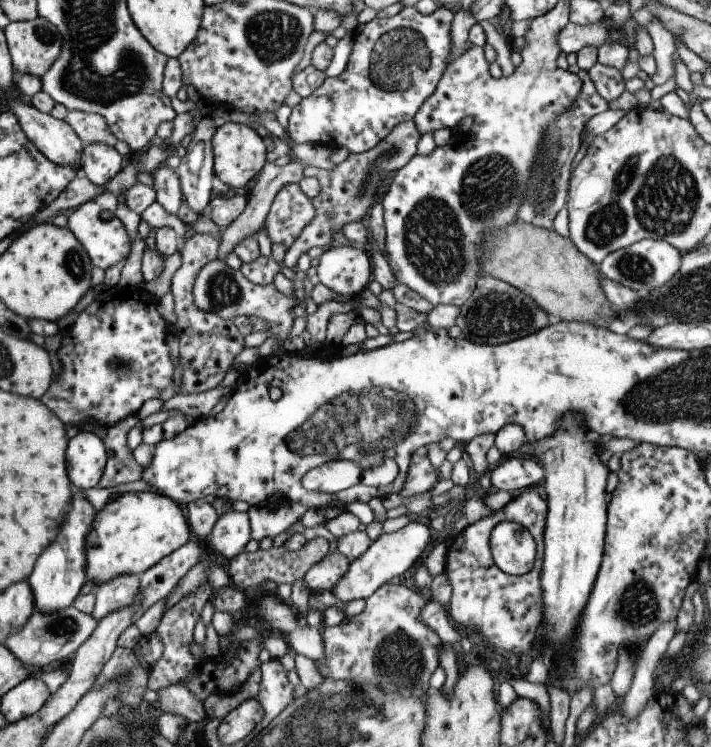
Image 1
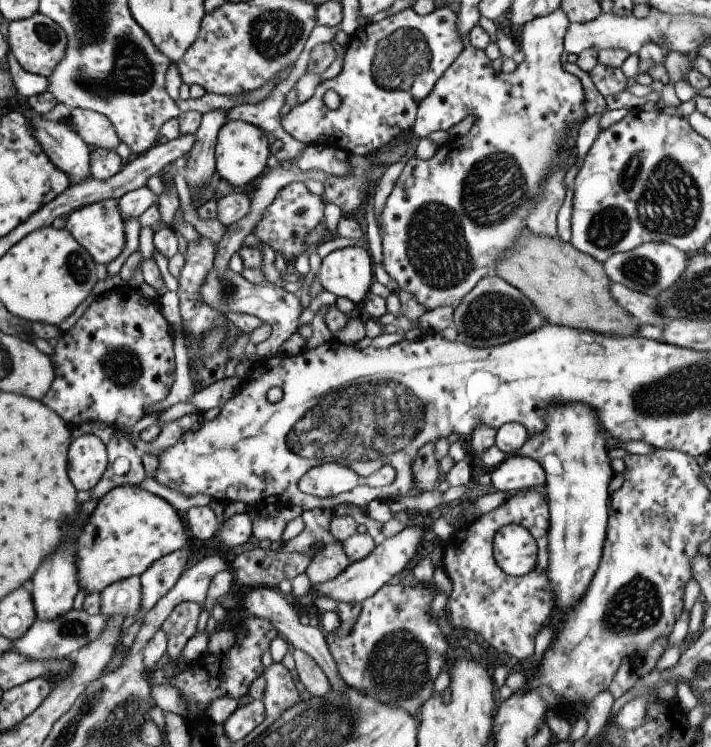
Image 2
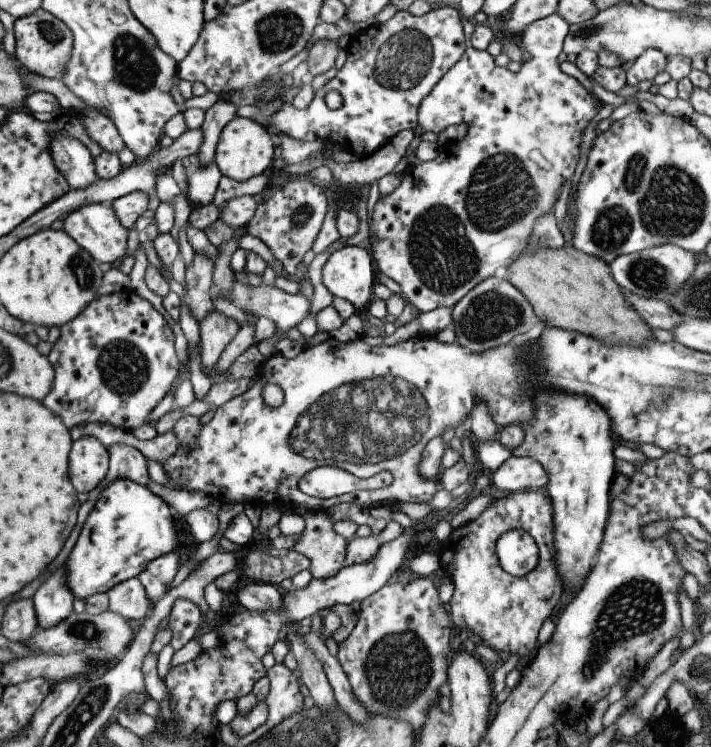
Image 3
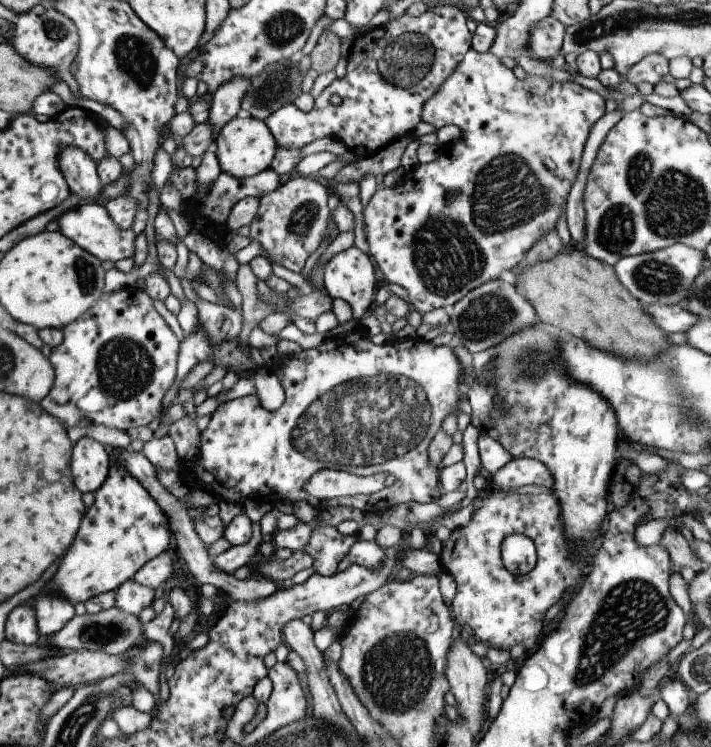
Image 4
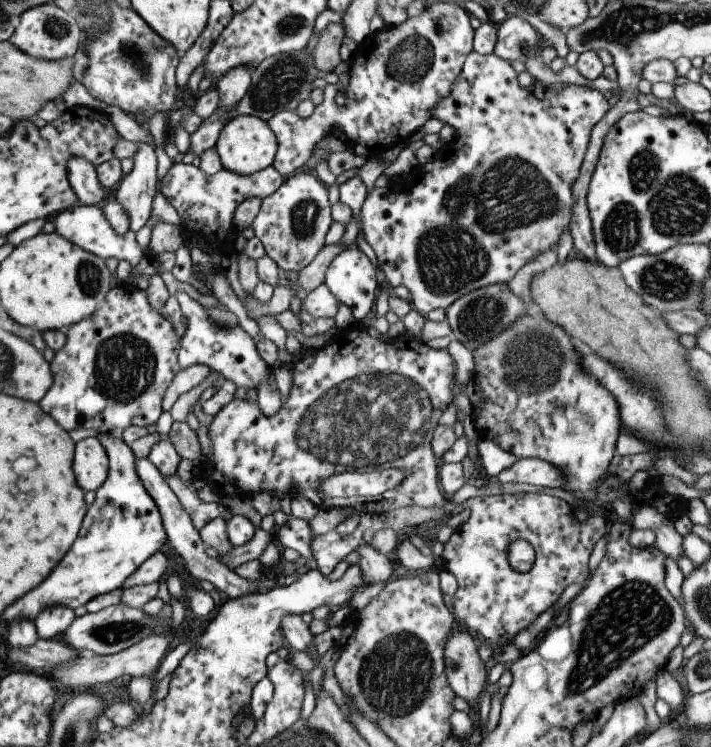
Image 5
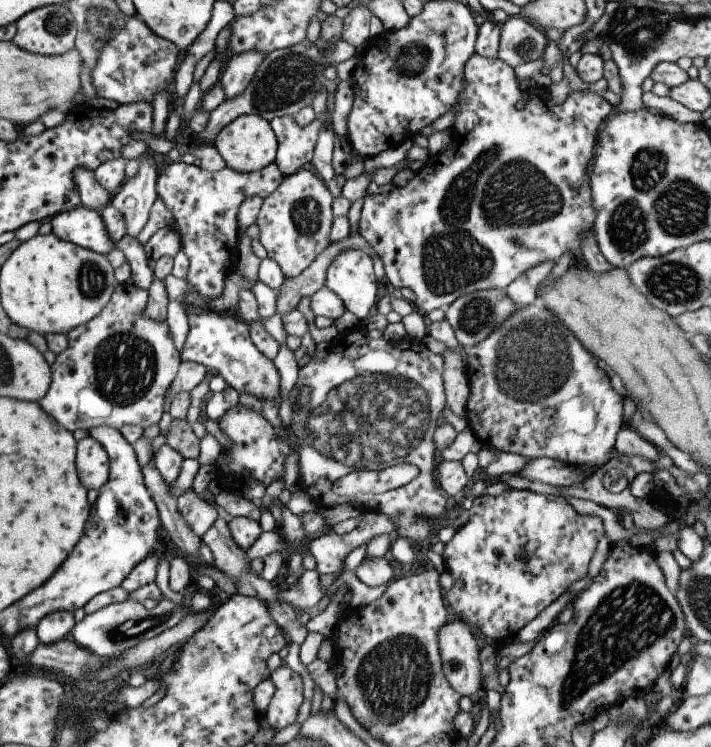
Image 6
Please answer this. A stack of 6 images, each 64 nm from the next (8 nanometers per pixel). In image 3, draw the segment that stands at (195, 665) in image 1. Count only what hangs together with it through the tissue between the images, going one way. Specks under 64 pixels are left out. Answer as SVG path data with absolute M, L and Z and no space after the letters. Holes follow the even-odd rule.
M178 598L174 601L168 627L172 629L173 636L169 642L175 651L182 648L196 636L196 630L203 621L199 606L191 600Z

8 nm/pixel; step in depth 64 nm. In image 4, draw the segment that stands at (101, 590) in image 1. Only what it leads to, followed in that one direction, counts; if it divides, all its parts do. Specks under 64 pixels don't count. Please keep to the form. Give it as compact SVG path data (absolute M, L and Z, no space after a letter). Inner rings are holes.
M130 580L121 584L116 590L116 606L125 613L140 615L144 613L147 606L155 600L153 588L139 585L136 581Z

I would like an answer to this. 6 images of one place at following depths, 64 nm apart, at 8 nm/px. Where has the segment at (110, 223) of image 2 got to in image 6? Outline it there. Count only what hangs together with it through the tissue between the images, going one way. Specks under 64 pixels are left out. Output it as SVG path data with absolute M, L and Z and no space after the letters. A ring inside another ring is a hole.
M81 204L79 207L73 208L72 210L62 211L60 214L54 215L49 221L52 225L51 232L58 238L74 243L82 248L103 255L107 255L114 248L122 250L128 261L127 263L130 265L130 282L140 289L149 290L154 274L153 267L147 262L143 245L141 245L138 240L128 235L125 235L119 243L114 243L107 233L101 214L97 210L86 208Z

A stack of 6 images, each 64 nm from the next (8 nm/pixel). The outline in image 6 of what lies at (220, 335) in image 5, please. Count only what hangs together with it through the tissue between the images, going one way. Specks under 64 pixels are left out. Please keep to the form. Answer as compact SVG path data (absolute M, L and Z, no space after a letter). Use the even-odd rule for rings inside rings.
M189 306L188 322L189 333L181 360L191 360L204 364L209 370L218 370L227 386L238 390L240 395L253 395L260 402L273 401L276 405L282 402L280 395L280 374L274 361L268 359L252 343L249 335L249 326L233 315L221 315L212 311L203 311Z

